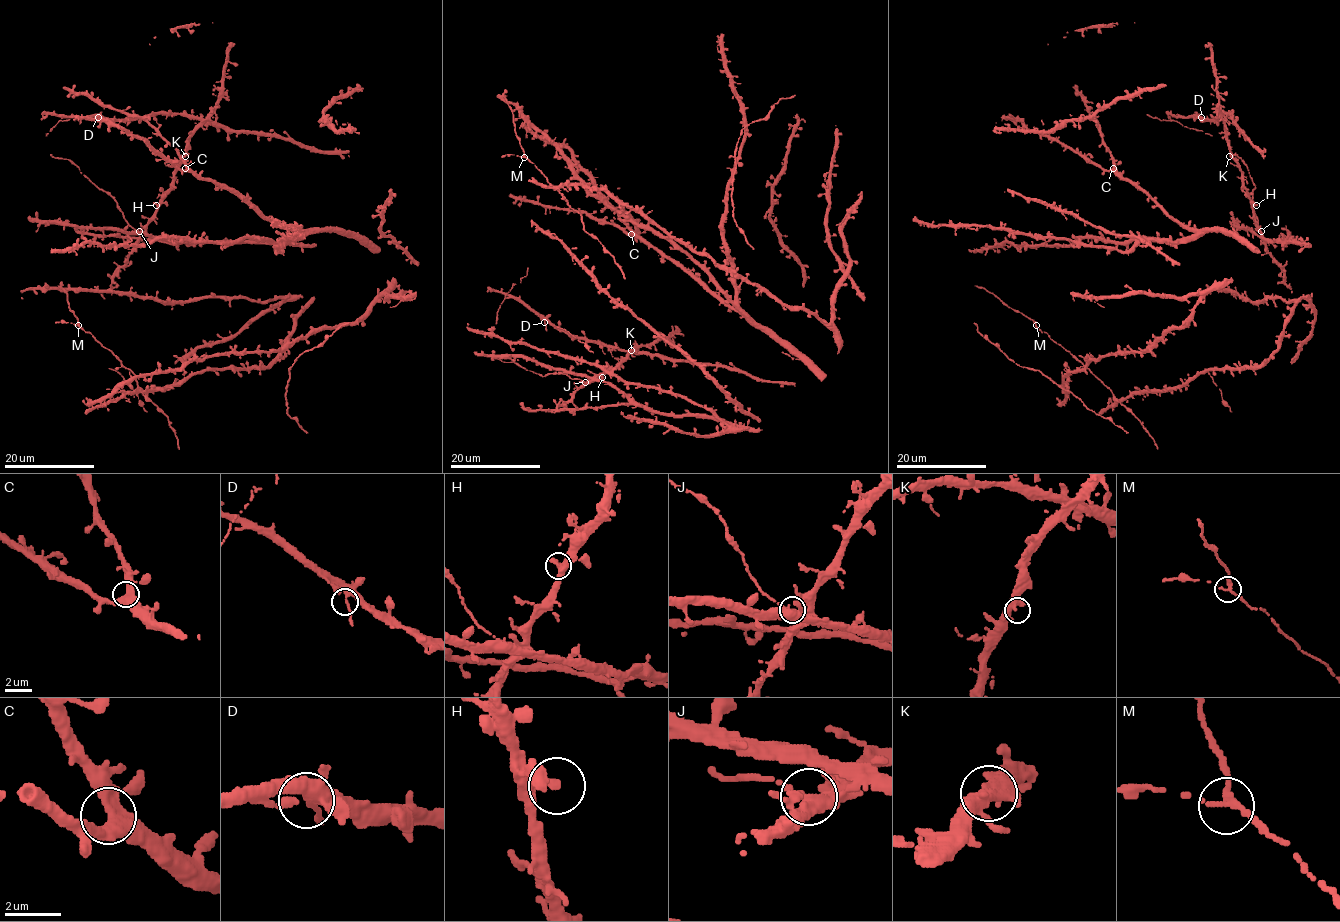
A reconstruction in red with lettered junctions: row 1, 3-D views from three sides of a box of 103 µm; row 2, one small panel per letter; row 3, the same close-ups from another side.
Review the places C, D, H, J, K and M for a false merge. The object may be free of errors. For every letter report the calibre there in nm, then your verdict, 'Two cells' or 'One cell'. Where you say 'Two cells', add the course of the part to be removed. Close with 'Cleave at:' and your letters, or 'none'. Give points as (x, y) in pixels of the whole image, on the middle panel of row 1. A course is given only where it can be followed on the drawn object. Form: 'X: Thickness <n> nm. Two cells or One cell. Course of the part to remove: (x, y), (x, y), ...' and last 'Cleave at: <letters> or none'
C: Thickness 420 nm. One cell
D: Thickness 240 nm. One cell
H: Thickness 200 nm. One cell
J: Thickness 180 nm. Two cells
K: Thickness 240 nm. One cell
M: Thickness 200 nm. One cell
Cleave at: J

